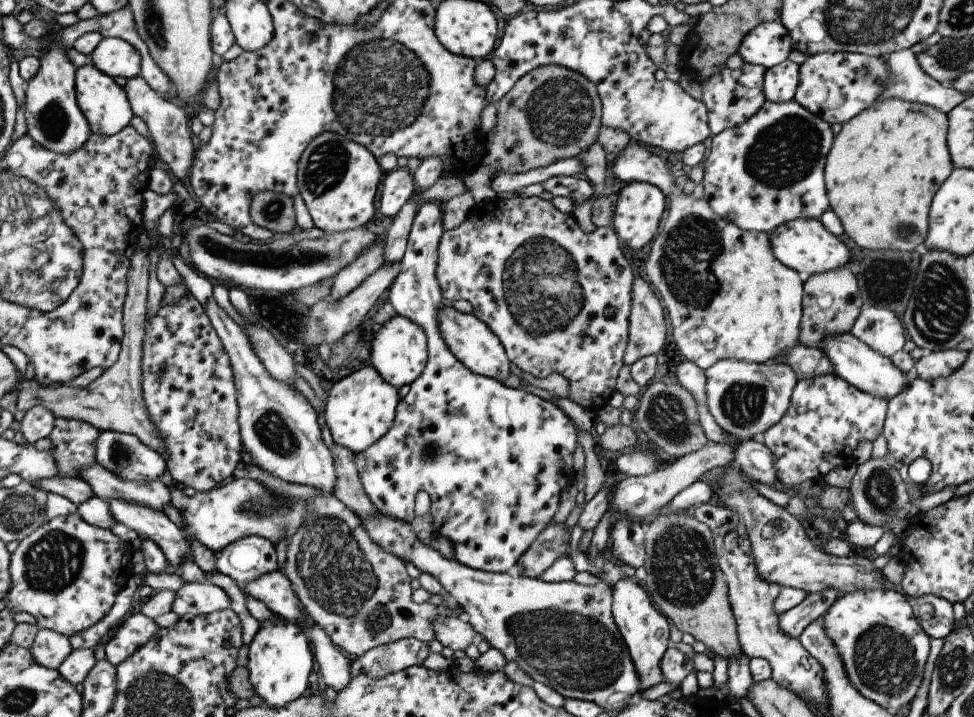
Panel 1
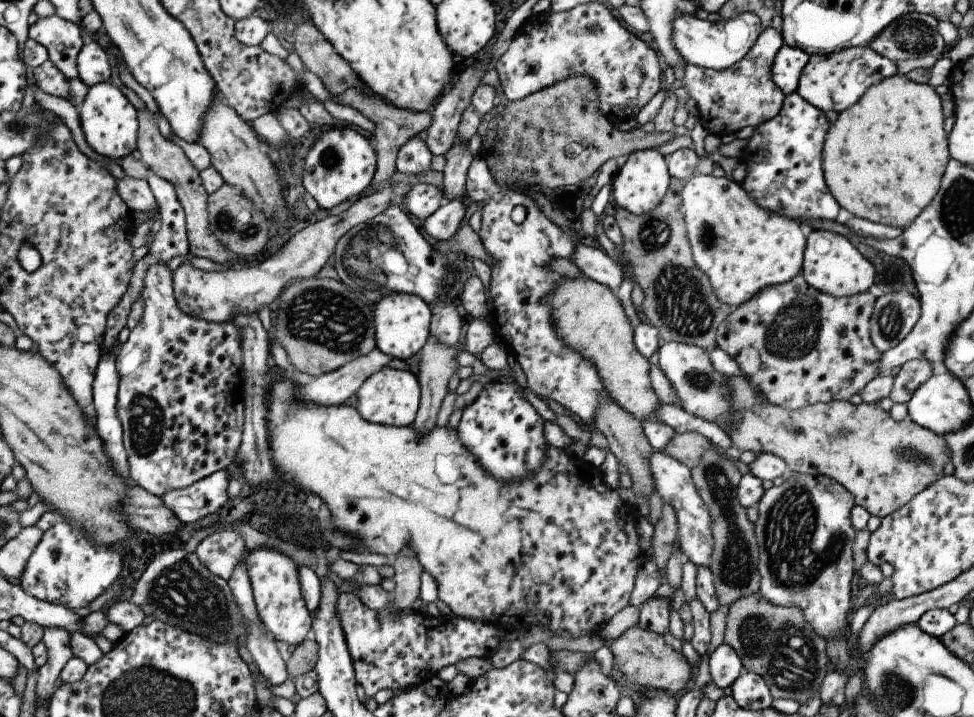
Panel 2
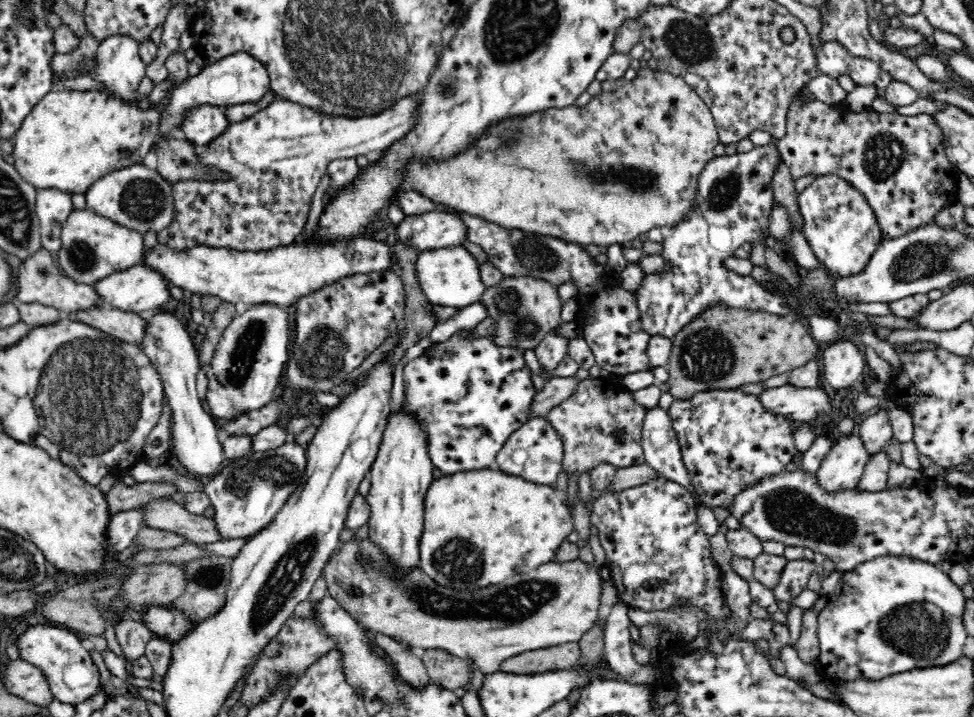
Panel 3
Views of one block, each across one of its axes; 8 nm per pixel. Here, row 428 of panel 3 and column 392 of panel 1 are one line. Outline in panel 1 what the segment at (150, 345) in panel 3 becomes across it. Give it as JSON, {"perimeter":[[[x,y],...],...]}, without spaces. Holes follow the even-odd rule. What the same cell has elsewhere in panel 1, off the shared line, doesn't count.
{"perimeter":[[[394,168],[382,182],[382,193],[377,209],[379,216],[395,217],[416,190],[415,178],[412,173],[402,168]]]}

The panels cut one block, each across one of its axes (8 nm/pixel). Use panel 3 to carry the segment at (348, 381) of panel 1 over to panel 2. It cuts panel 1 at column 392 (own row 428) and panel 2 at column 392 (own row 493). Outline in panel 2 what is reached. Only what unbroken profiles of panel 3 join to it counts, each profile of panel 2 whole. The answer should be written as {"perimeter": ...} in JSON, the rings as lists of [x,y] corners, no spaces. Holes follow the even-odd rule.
{"perimeter":[[[385,367],[379,372],[372,374],[356,392],[358,404],[356,410],[363,420],[370,423],[380,424],[388,427],[410,427],[417,416],[419,403],[421,400],[421,389],[416,375],[409,370],[395,370],[394,368]]]}

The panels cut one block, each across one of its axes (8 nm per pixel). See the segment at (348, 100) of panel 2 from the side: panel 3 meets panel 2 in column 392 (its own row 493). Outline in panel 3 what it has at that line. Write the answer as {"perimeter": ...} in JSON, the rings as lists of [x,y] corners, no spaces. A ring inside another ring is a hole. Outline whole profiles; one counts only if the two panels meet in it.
{"perimeter":[[[119,482],[105,494],[110,514],[144,507],[155,499],[168,499],[178,492],[174,483],[142,482],[126,486]]]}

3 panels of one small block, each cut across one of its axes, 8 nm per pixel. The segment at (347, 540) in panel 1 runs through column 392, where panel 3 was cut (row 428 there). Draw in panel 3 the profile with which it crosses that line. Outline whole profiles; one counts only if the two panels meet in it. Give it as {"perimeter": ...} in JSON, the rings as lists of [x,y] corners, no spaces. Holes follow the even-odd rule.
{"perimeter":[[[616,375],[579,380],[576,392],[546,414],[548,422],[556,429],[556,433],[564,443],[563,471],[567,472],[569,477],[578,475],[580,478],[582,474],[590,473],[596,466],[600,466],[600,463],[608,463],[617,469],[644,463],[641,430],[646,413],[647,408],[636,404],[633,392],[623,385]]]}

